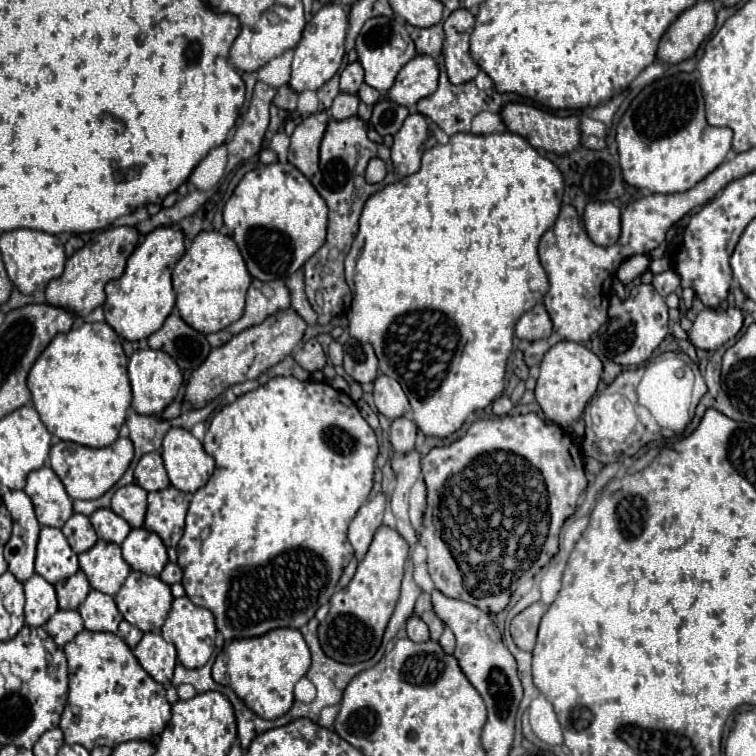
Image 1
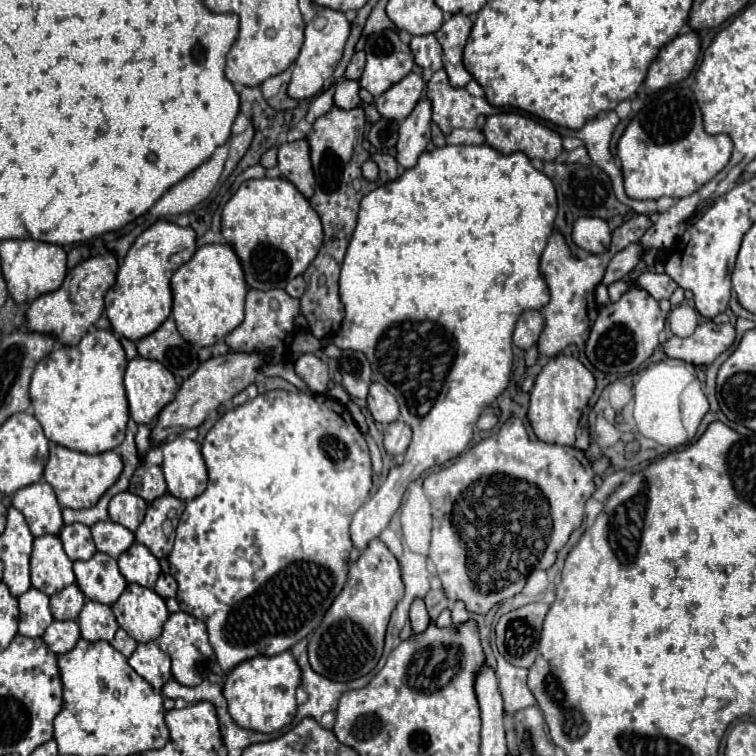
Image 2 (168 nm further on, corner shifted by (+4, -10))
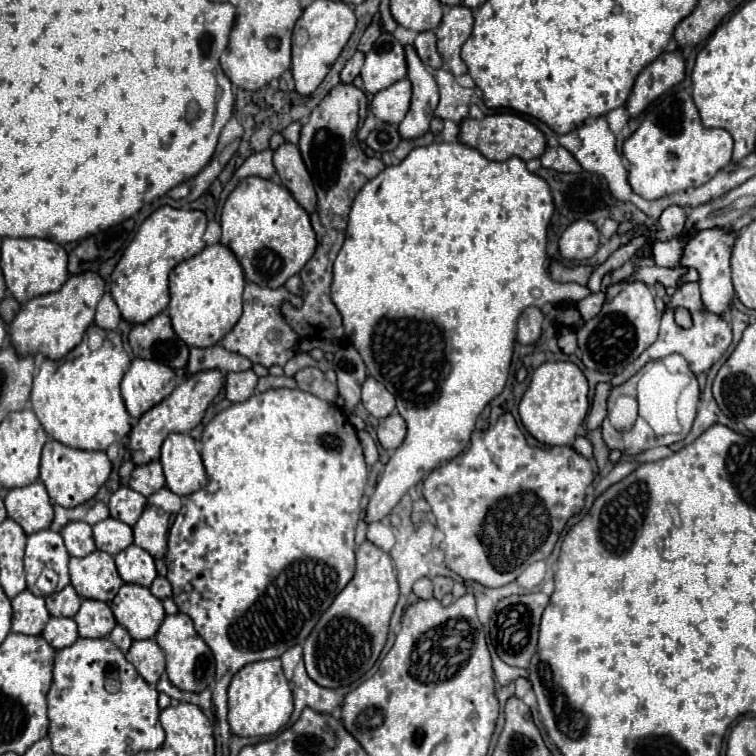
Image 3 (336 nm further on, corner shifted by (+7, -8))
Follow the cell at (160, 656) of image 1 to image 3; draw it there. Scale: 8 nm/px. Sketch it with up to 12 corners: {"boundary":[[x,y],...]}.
{"boundary":[[154,638],[132,642],[126,660],[150,686],[166,670]]}

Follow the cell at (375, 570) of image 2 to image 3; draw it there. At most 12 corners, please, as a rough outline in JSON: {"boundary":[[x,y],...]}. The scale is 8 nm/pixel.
{"boundary":[[364,542],[356,572],[304,644],[324,688],[378,660],[398,602],[390,554]]}

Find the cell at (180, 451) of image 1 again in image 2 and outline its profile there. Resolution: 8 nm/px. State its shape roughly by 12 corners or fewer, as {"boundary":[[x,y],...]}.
{"boundary":[[177,436],[163,444],[163,472],[175,498],[207,488],[201,448]]}

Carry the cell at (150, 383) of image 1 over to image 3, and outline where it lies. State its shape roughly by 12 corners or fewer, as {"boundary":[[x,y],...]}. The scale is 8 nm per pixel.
{"boundary":[[134,358],[122,378],[130,416],[140,418],[176,388],[176,374]]}

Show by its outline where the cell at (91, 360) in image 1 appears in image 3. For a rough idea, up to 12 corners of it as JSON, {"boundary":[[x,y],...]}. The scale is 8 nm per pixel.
{"boundary":[[98,328],[44,358],[32,410],[70,448],[106,450],[130,432],[120,380],[130,358]]}

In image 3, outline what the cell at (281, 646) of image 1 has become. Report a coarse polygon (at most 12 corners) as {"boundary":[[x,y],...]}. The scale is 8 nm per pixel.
{"boundary":[[280,658],[246,664],[228,686],[236,736],[286,726],[292,692]]}

